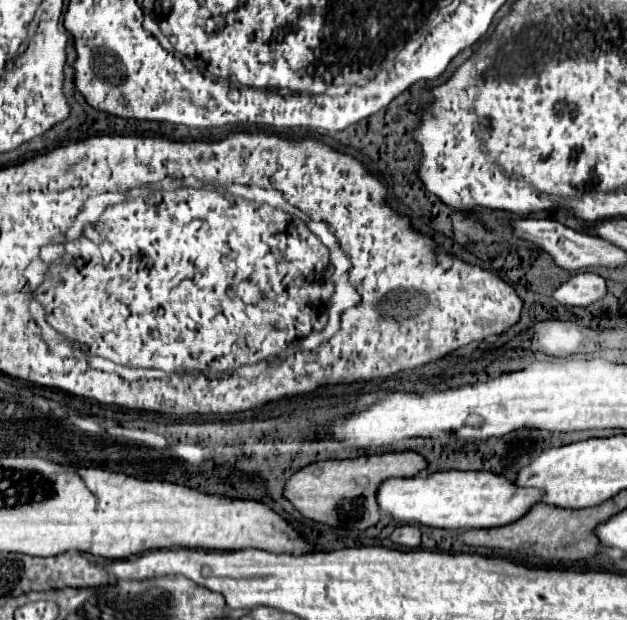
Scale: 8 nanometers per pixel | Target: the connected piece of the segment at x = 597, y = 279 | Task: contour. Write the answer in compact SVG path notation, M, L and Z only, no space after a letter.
M580 272L554 292L554 300L564 306L590 306L604 296L606 280L594 272Z

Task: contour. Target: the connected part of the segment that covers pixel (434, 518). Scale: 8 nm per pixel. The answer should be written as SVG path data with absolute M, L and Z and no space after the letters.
M478 470L478 472L432 472L414 478L388 478L378 488L378 504L382 512L392 514L404 522L418 522L434 528L472 530L496 528L520 520L528 510L538 504L542 492L536 488L518 488L504 476Z

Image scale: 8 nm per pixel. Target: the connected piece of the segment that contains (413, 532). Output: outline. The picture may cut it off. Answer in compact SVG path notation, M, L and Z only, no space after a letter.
M398 526L392 536L392 542L400 544L400 546L408 546L408 548L418 548L420 546L420 530L416 526Z

